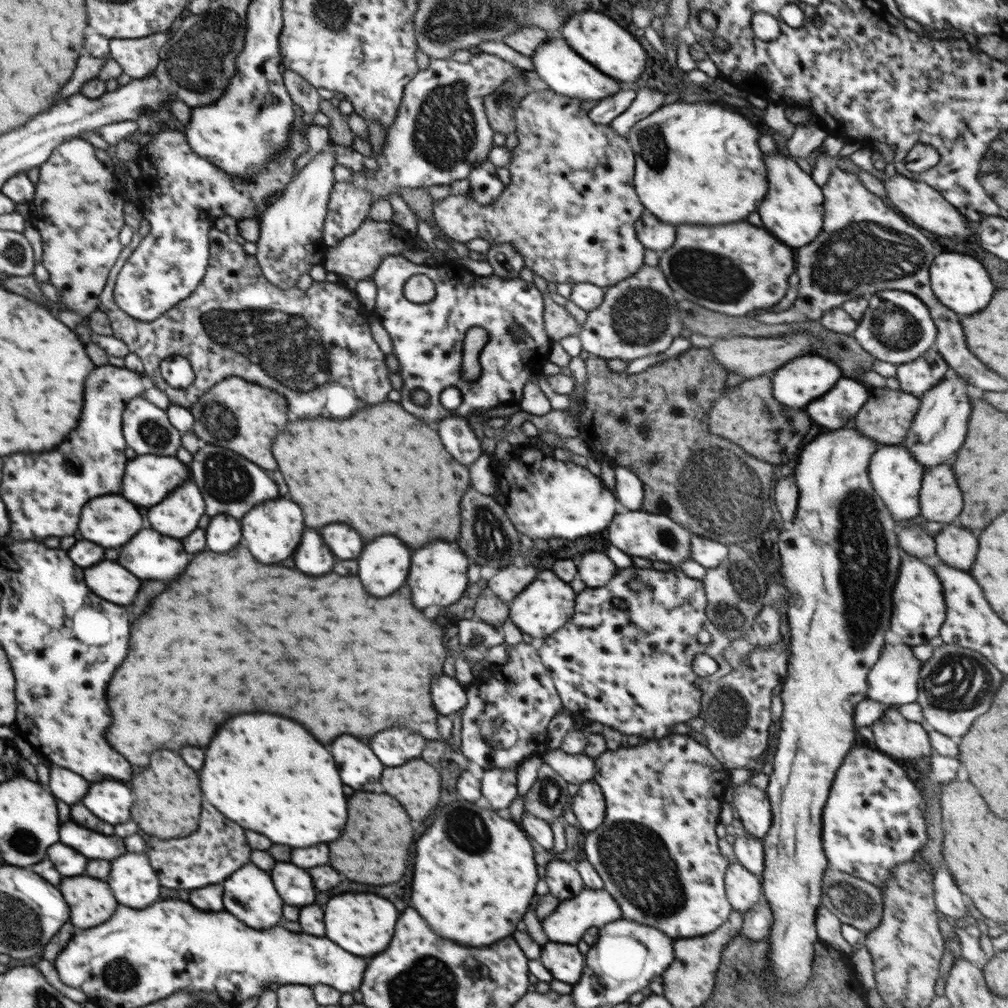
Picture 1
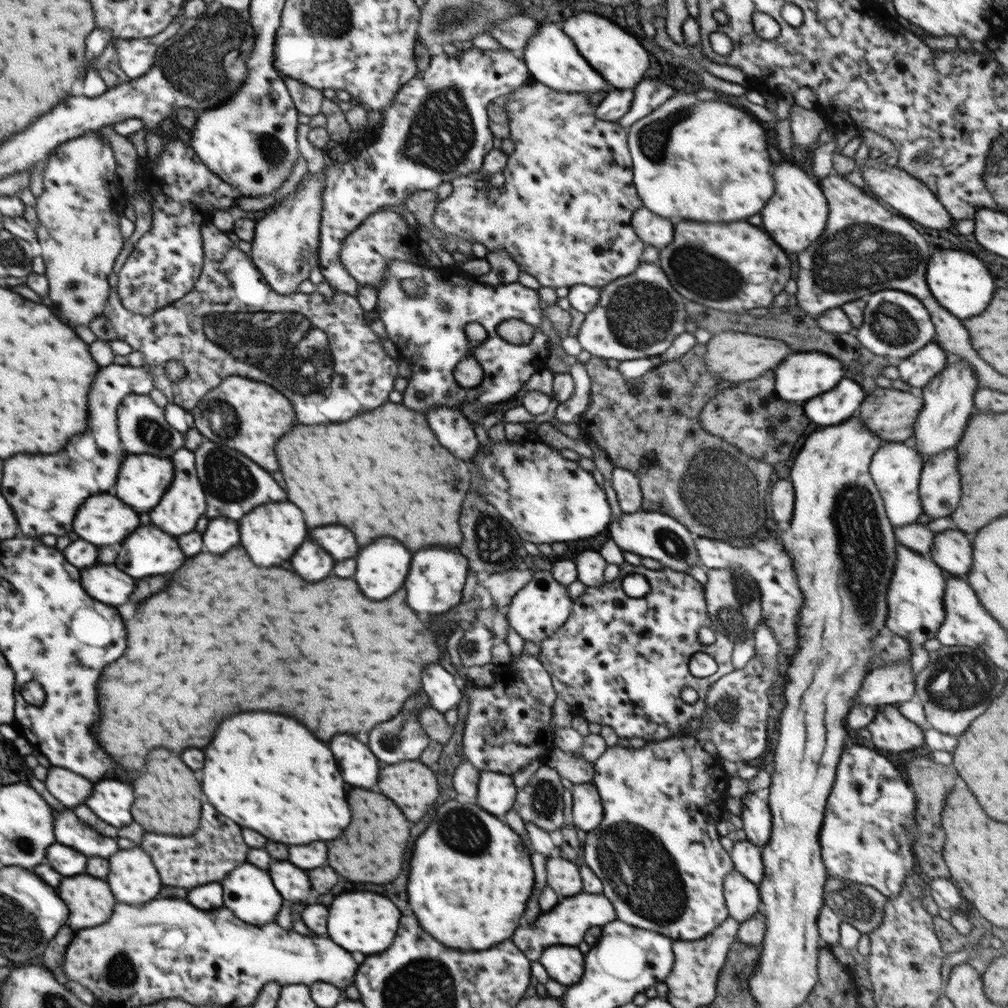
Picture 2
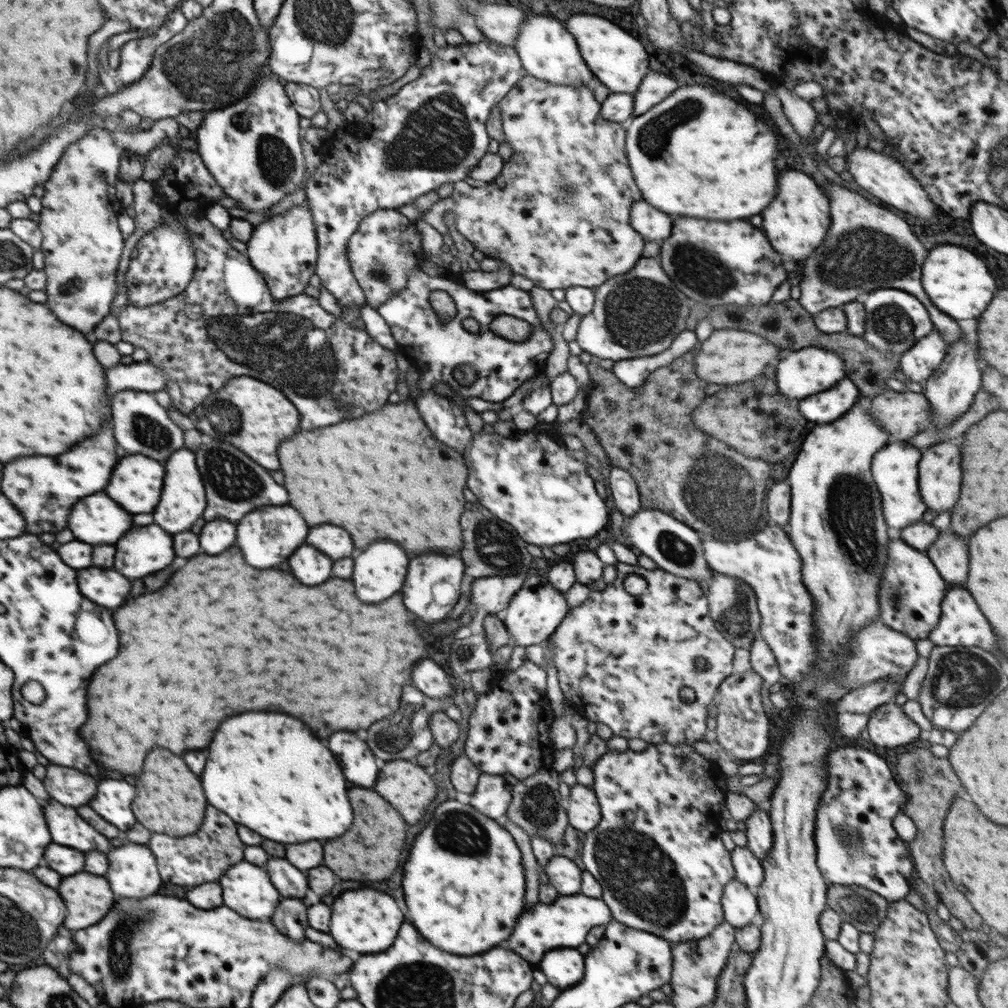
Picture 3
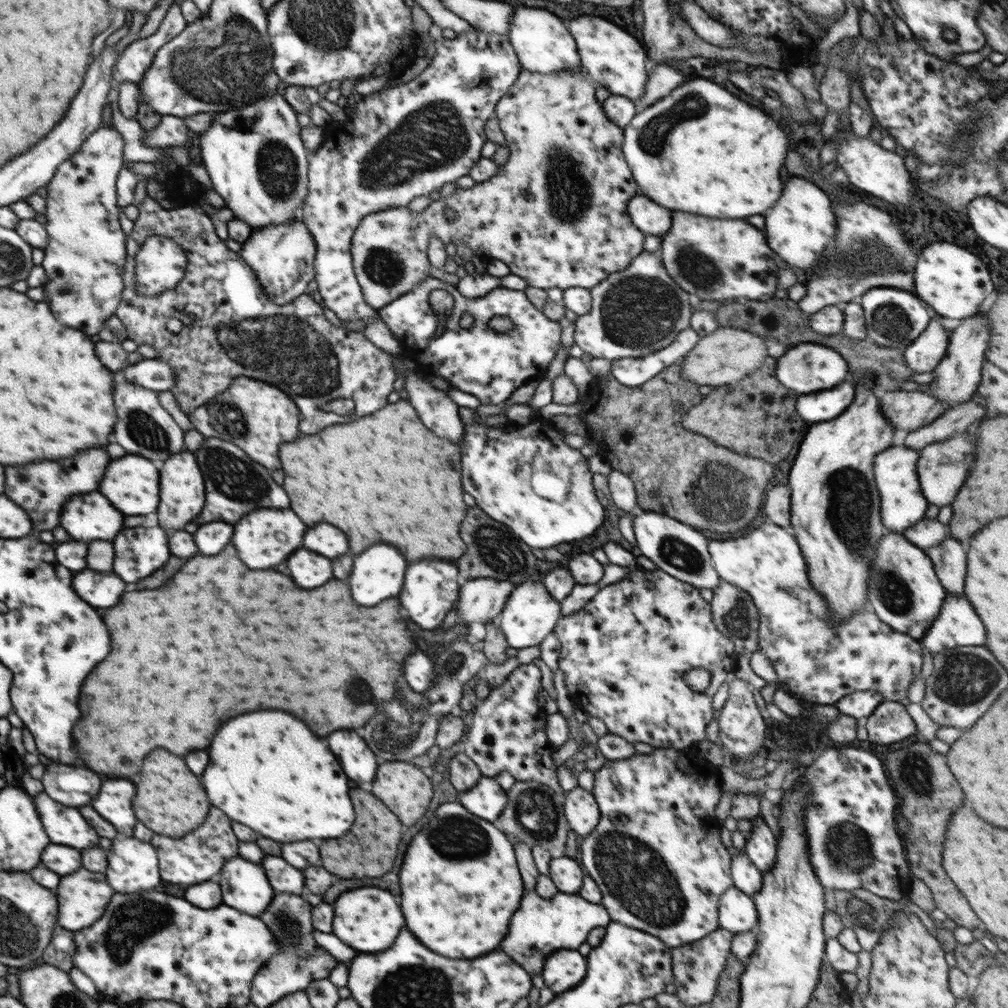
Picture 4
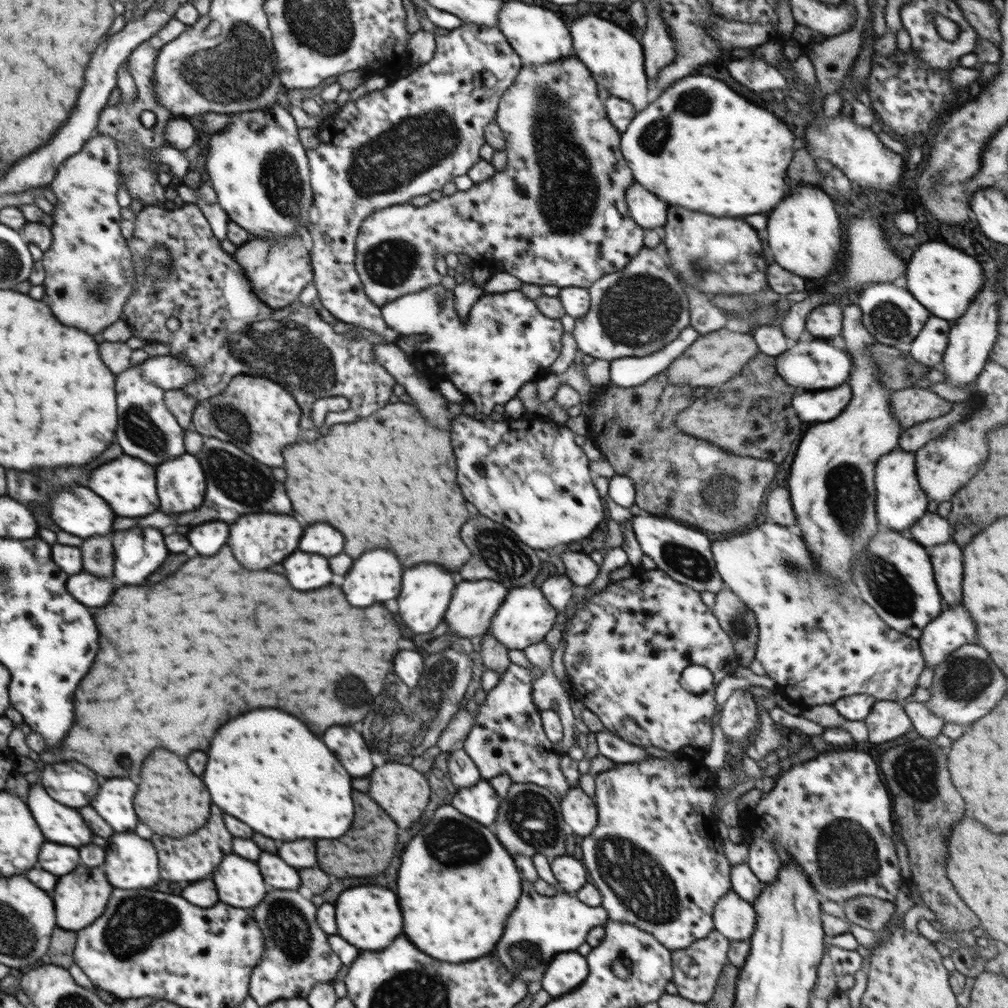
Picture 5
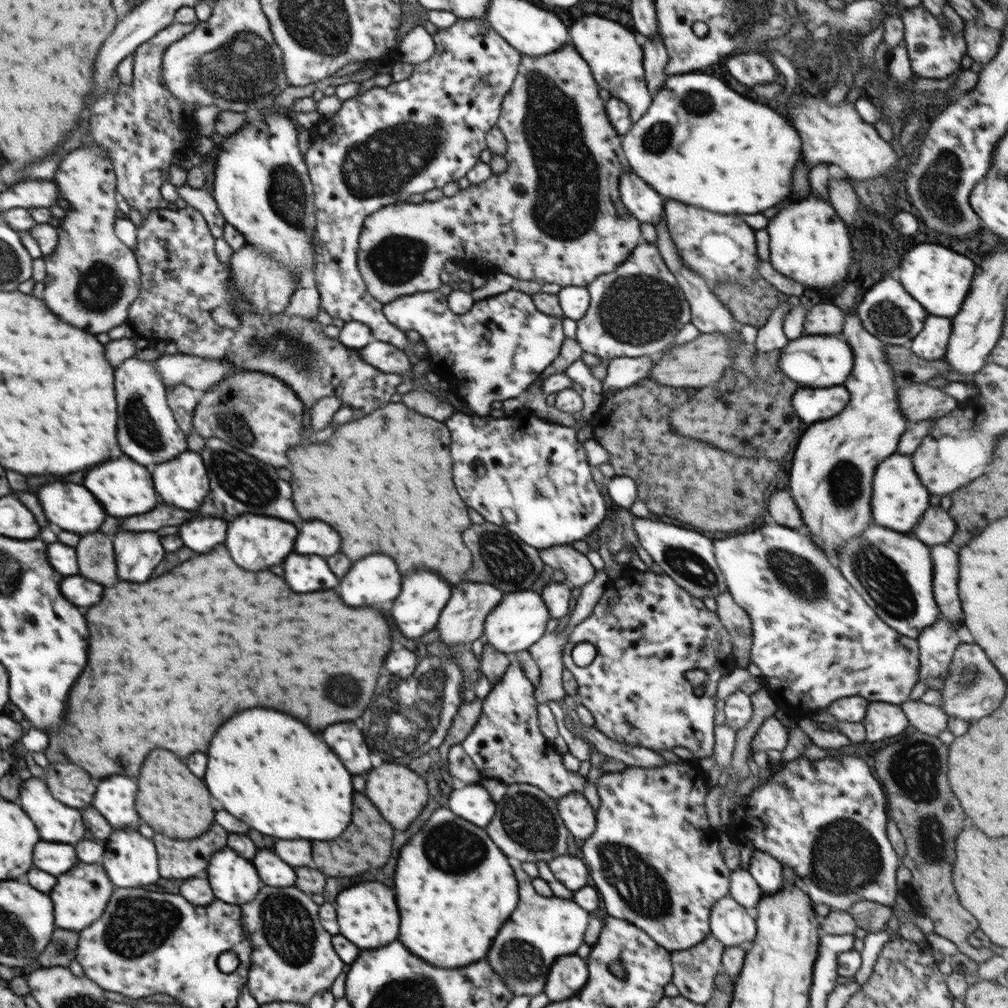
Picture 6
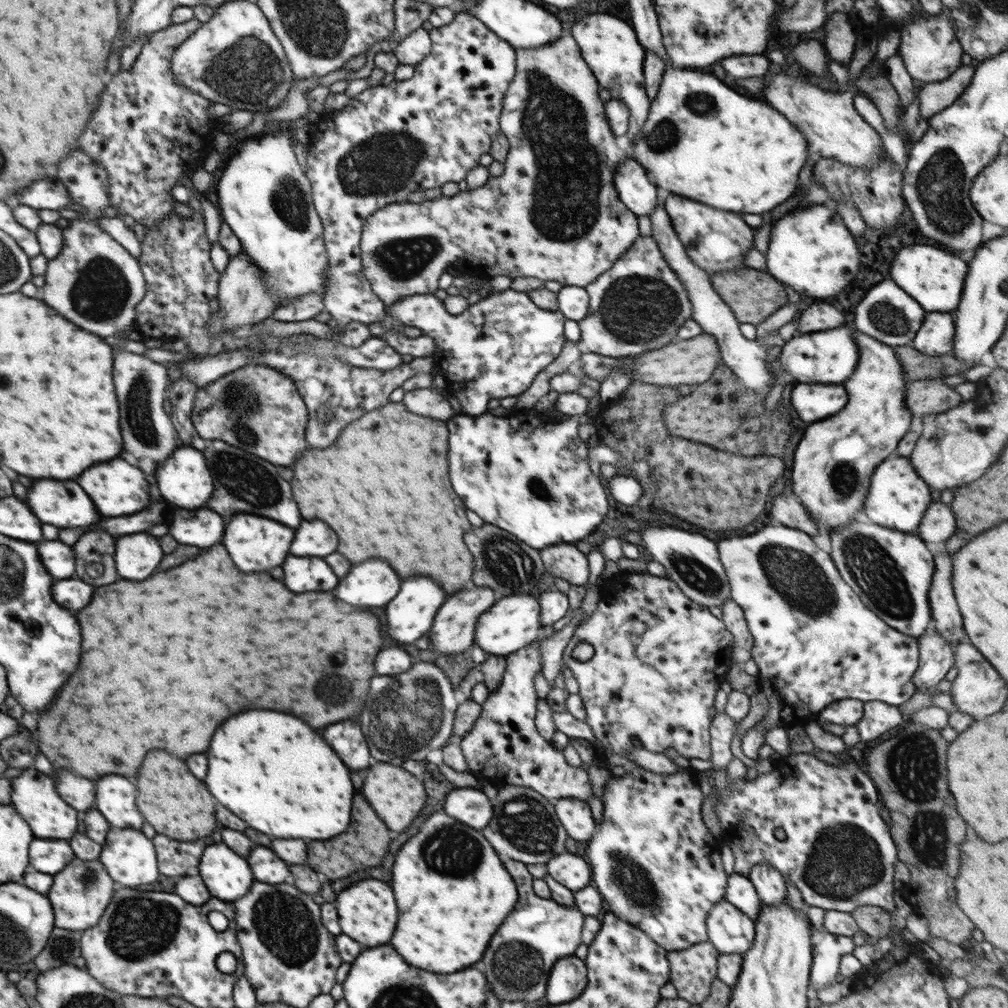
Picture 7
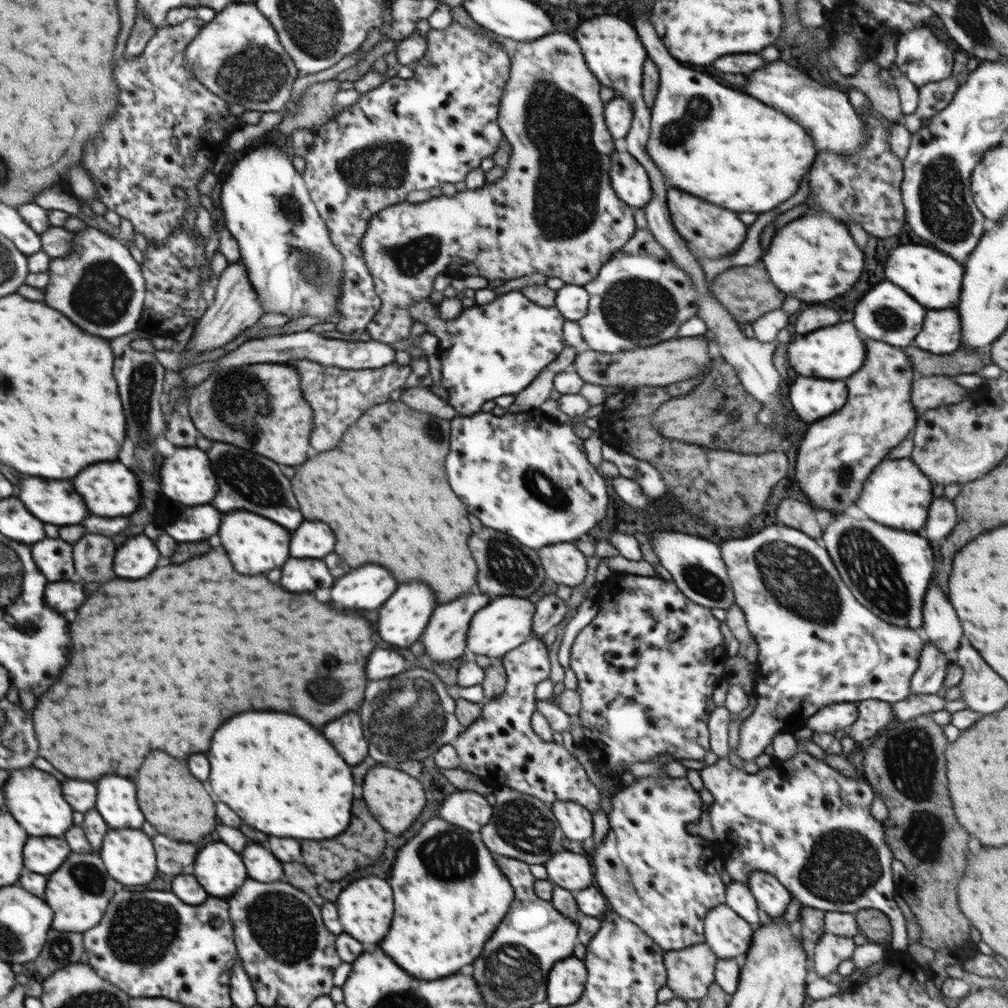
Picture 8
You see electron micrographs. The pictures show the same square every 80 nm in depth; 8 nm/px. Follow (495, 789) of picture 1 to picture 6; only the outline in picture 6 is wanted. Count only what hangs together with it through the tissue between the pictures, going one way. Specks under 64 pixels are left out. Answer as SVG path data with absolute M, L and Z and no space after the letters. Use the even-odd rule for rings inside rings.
M481 782L474 785L456 785L448 799L448 806L454 814L485 829L496 812L496 803Z

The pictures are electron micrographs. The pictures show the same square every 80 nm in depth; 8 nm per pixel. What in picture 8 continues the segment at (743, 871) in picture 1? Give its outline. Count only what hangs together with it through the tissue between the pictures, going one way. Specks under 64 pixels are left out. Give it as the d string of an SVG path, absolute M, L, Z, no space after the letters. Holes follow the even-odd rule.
M726 904L711 909L703 922L705 943L719 959L742 960L753 941L752 926Z

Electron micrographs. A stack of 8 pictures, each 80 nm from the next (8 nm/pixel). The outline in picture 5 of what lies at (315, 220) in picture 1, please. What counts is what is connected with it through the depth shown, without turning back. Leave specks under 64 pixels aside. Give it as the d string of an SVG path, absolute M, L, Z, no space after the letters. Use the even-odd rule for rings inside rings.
M300 234L276 242L252 237L237 247L234 256L243 268L252 292L271 309L283 309L294 304L305 286L313 280L310 250Z

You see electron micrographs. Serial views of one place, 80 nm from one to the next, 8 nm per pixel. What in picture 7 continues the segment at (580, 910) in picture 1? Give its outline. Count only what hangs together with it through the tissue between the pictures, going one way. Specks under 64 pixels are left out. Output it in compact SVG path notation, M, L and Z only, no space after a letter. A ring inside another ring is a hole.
M501 856L509 875L516 883L518 900L498 928L496 936L490 940L490 946L482 958L482 972L486 974L488 988L499 998L500 1002L544 1000L547 982L554 963L561 958L574 955L576 948L582 944L582 929L585 916L573 902L564 903L550 898L540 898L533 889L535 880L523 862Z

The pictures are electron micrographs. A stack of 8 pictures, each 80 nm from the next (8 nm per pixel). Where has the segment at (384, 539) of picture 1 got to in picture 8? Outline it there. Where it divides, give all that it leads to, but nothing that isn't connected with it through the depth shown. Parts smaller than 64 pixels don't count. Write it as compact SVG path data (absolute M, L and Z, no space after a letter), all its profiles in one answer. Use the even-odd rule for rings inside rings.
M364 564L336 580L332 586L332 600L342 602L346 608L376 610L396 592L396 586L394 576L386 568Z

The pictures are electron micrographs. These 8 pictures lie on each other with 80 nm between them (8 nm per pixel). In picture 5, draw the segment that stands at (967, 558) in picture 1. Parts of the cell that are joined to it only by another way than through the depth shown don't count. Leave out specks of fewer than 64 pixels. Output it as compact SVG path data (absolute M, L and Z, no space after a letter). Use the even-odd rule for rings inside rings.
M952 540L932 548L933 571L935 581L940 588L944 606L962 602L962 550Z

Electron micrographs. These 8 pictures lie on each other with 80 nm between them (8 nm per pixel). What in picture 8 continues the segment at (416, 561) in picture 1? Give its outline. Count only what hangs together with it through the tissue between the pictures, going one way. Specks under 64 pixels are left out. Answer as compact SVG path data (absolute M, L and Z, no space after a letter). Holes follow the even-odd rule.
M422 582L400 584L396 594L392 594L392 598L388 598L388 602L380 608L378 634L382 636L384 642L400 646L400 648L406 648L406 646L414 644L424 633L434 608L436 608L436 596L434 596L434 592L426 584L422 584Z

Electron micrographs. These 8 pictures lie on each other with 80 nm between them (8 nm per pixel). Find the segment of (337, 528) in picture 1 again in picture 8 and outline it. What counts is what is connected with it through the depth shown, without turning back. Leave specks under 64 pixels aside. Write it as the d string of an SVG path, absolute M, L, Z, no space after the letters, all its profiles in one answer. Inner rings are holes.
M304 520L290 540L290 556L294 558L324 558L334 552L336 536L324 522Z

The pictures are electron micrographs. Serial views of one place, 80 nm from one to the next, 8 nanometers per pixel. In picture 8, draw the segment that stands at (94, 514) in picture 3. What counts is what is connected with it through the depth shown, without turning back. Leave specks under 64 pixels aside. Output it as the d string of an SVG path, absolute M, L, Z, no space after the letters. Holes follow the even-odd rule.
M26 476L24 480L20 480L20 500L24 502L24 506L28 506L28 510L36 518L40 518L46 524L56 524L56 526L80 524L88 516L88 508L70 480L56 482L56 480L48 480L48 478Z

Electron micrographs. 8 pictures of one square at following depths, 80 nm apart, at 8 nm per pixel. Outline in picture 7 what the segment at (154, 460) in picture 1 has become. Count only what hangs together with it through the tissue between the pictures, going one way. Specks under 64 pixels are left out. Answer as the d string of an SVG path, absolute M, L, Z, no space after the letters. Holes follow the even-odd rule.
M122 458L90 466L88 470L82 472L78 484L86 490L86 494L92 498L102 516L128 516L130 512L144 510L150 502L150 492L144 472L136 466L130 466Z

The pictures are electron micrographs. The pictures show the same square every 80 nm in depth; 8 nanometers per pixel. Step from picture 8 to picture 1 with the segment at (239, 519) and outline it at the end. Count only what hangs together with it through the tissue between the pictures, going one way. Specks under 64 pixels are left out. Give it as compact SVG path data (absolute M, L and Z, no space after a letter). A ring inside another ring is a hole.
M280 498L256 506L240 522L242 522L242 538L246 540L248 550L262 564L276 564L290 558L304 530L304 518L302 518L300 506L290 500L280 500Z

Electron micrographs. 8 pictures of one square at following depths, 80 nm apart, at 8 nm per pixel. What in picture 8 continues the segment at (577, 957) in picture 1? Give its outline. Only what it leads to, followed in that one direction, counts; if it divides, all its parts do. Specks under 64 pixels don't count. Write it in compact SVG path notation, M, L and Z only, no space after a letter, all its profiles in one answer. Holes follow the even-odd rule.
M566 957L555 962L547 982L547 1000L553 1006L574 1004L583 993L587 968L582 959Z

